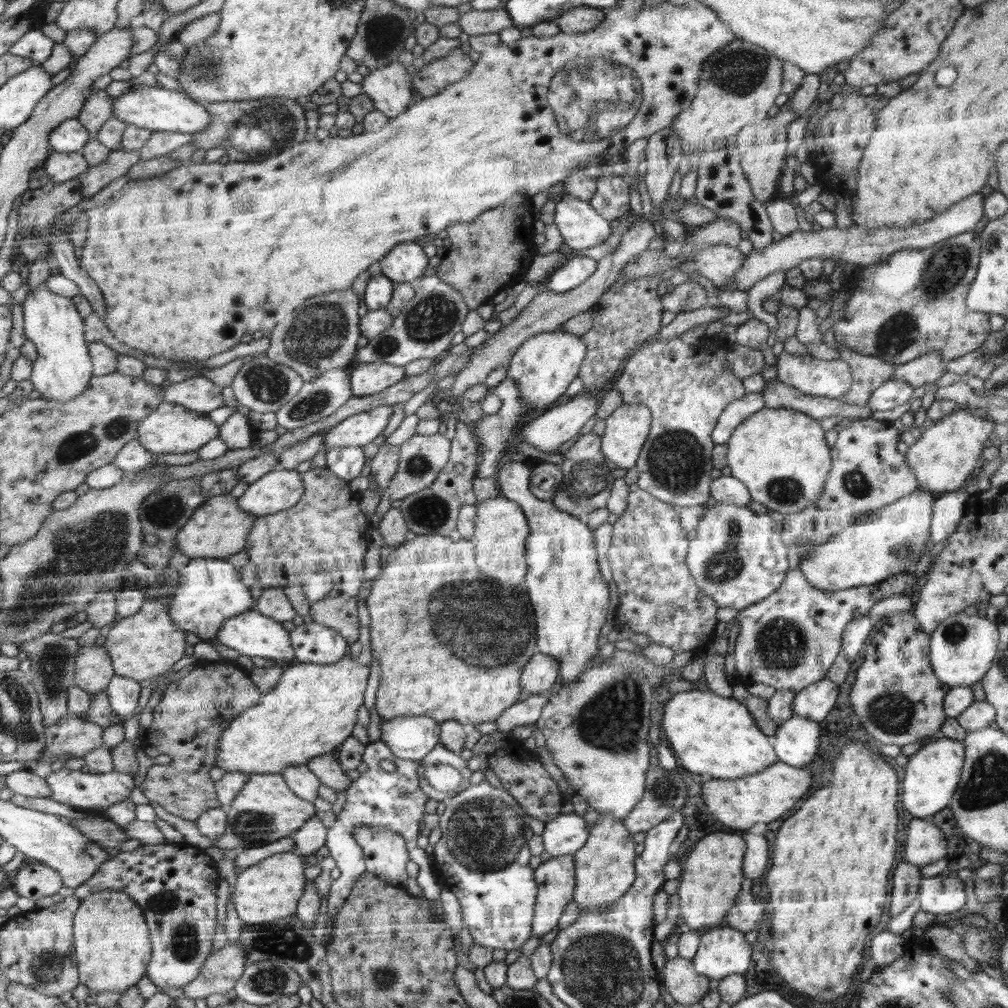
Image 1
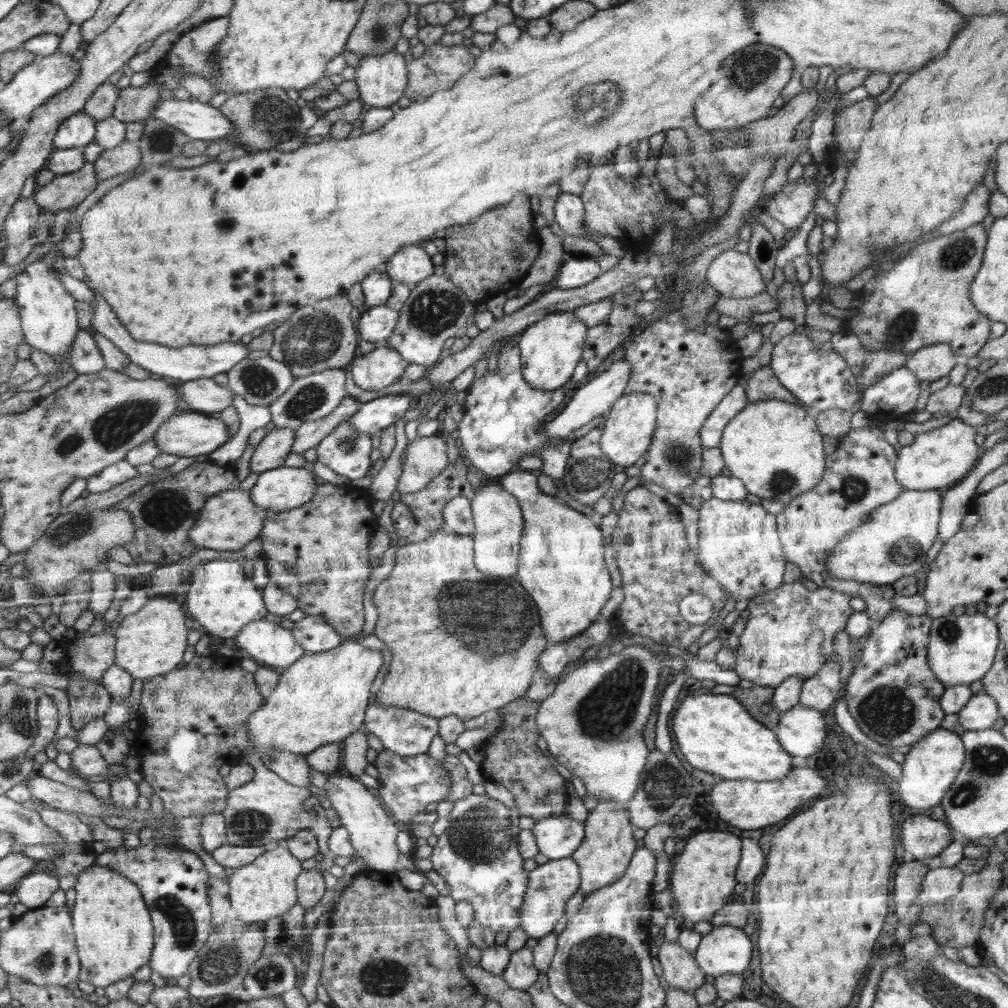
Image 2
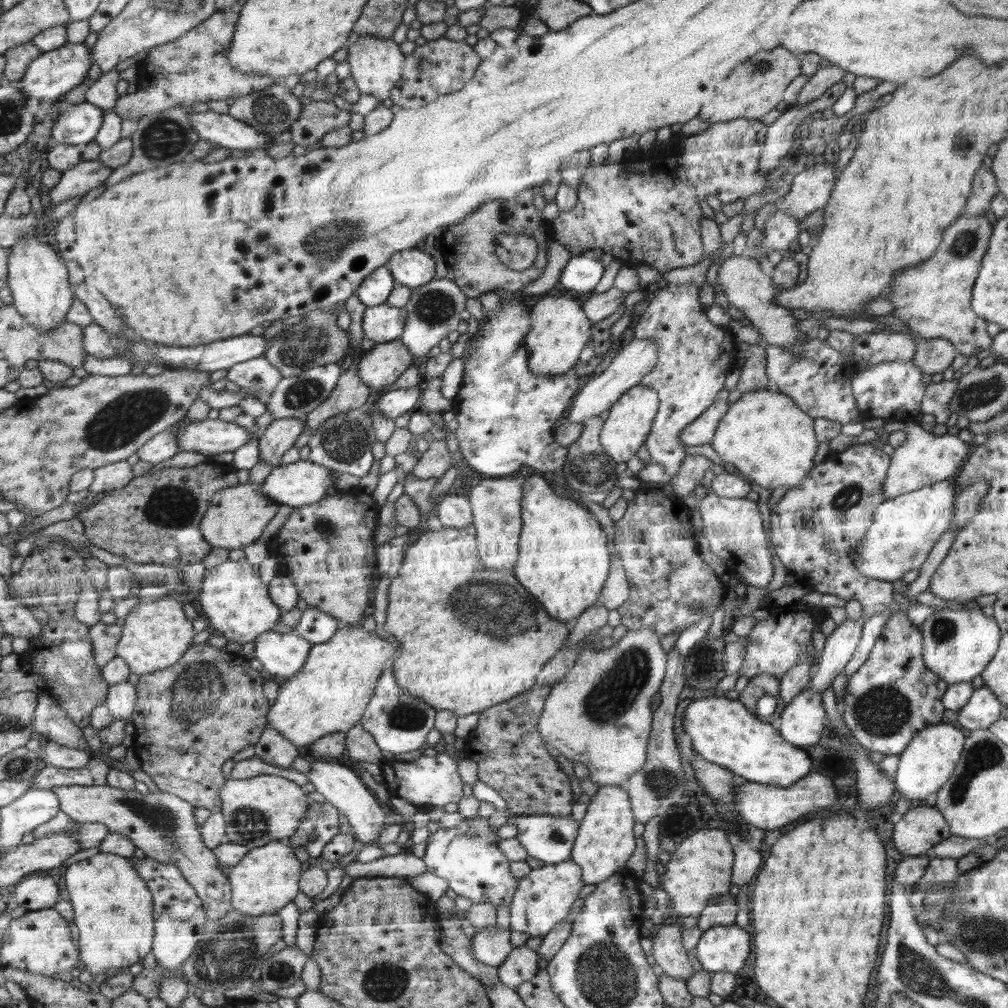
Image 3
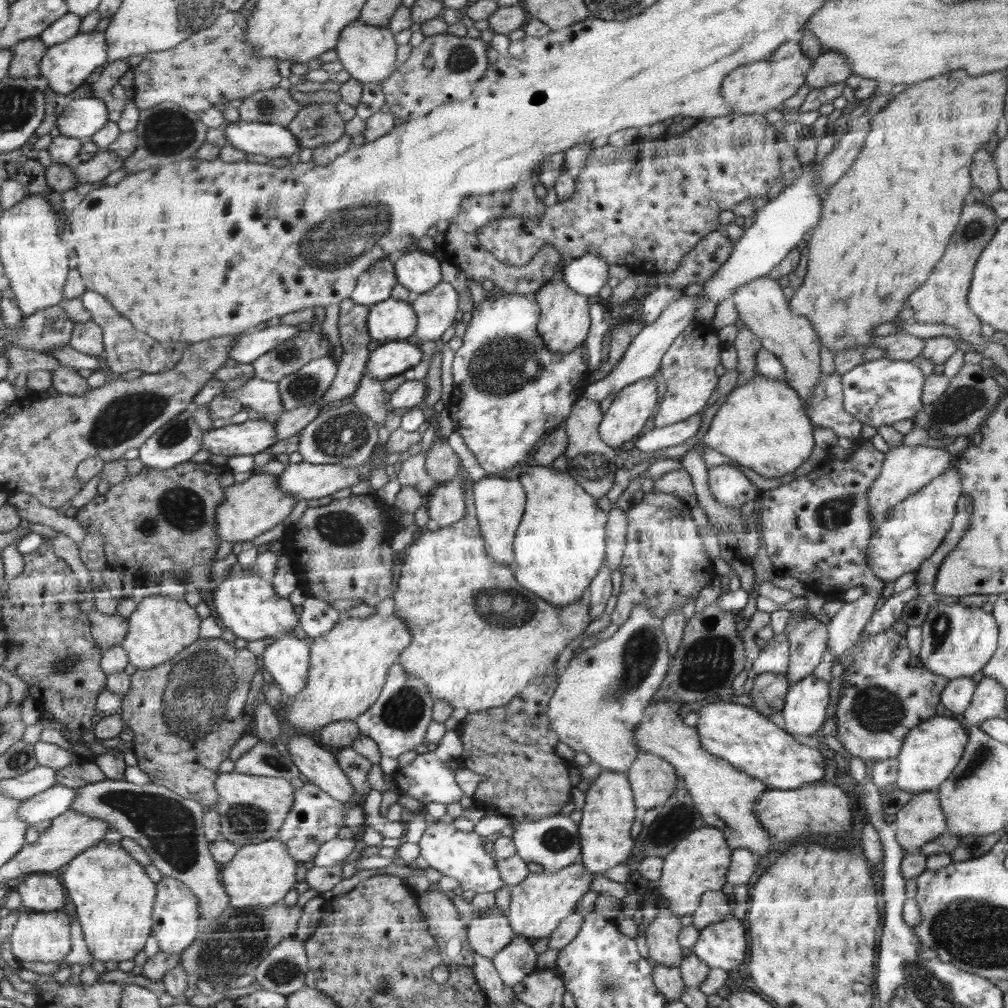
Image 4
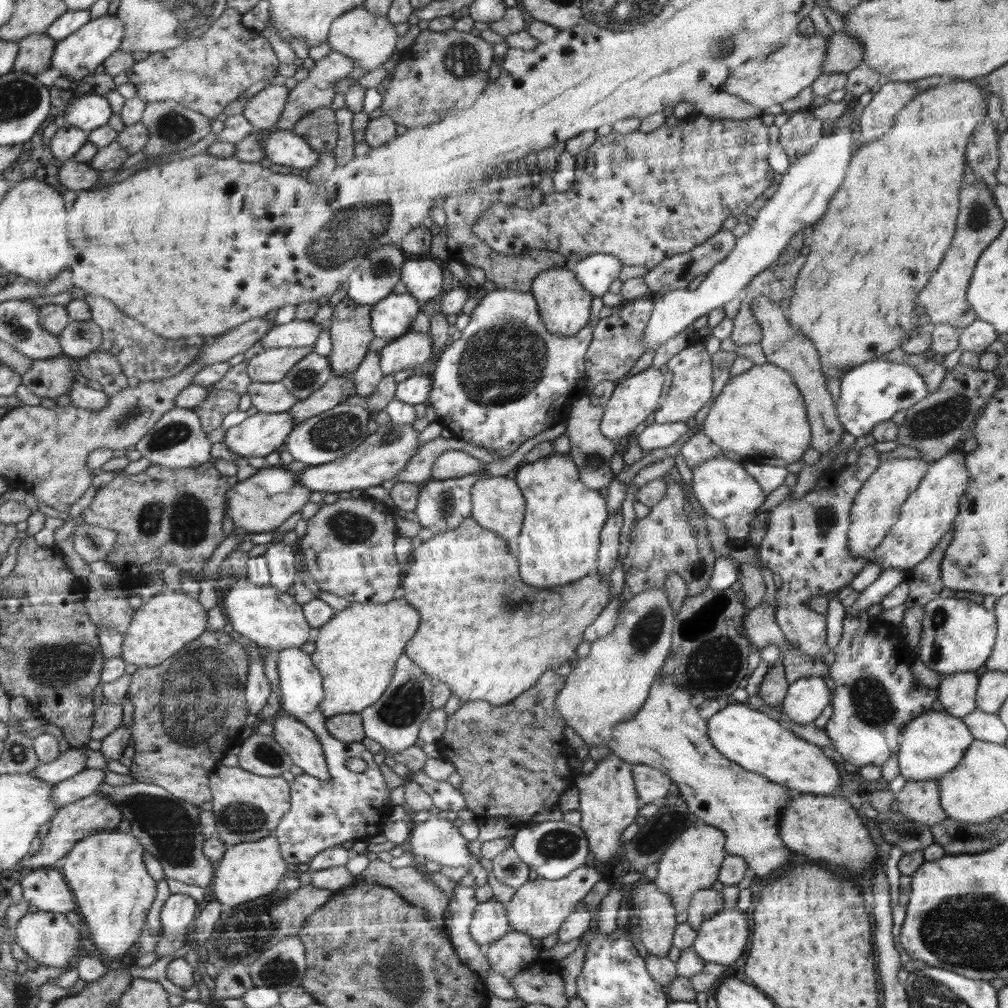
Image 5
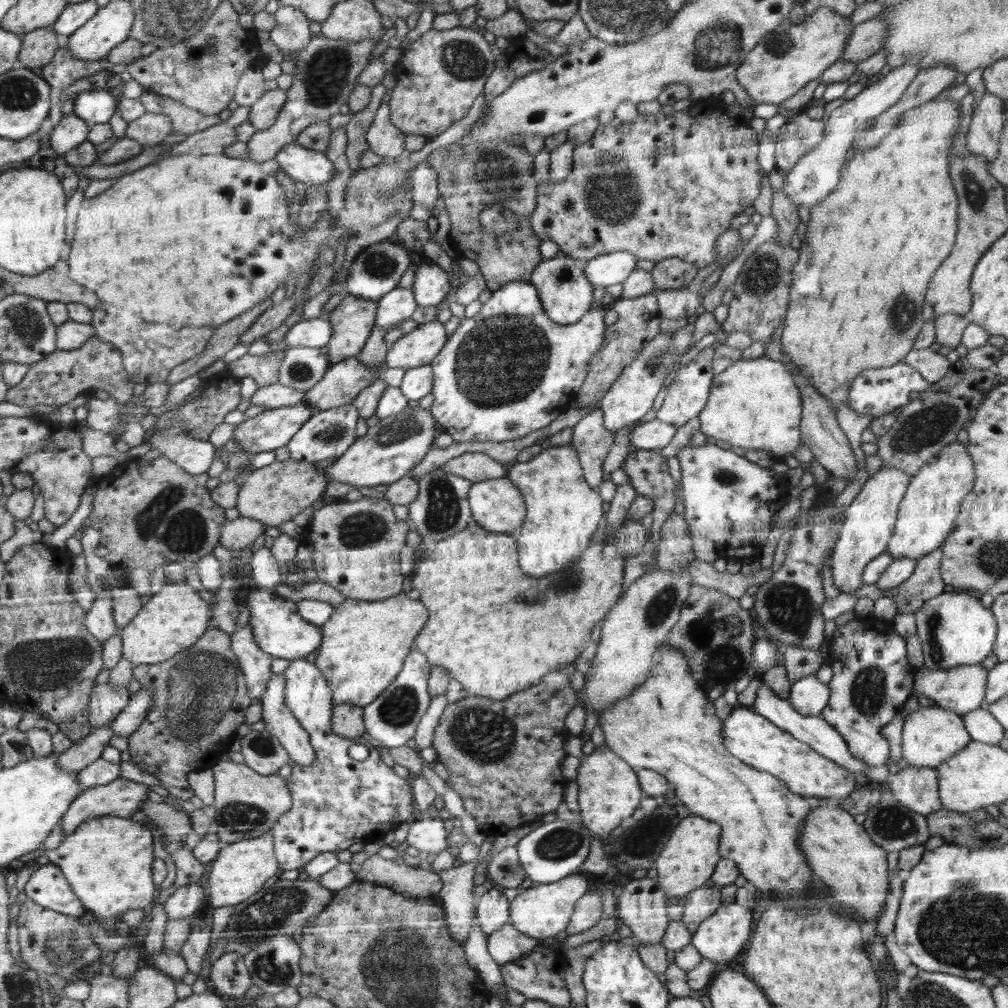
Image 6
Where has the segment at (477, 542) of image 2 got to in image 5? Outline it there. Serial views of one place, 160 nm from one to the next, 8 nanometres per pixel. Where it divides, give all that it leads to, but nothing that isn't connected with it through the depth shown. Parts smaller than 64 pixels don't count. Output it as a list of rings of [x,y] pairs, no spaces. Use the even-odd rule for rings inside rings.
[[[486,475],[474,486],[474,519],[483,527],[494,531],[499,537],[512,546],[520,536],[525,515],[525,498],[517,481],[504,476]]]

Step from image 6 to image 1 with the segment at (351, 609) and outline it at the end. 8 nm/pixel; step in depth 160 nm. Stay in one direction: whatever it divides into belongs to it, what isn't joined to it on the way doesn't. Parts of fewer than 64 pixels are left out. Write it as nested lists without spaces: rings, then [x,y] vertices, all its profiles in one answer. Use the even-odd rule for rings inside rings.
[[[349,653],[334,664],[297,663],[283,671],[278,684],[262,696],[252,709],[245,710],[240,717],[225,730],[218,741],[216,766],[228,772],[248,774],[281,774],[288,766],[304,766],[350,737],[354,730],[358,708],[362,706],[366,680],[370,668],[361,665]]]

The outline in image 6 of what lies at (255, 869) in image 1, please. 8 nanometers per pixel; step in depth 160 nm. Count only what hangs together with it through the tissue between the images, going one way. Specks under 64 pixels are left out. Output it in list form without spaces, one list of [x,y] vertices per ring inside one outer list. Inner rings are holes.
[[[270,832],[220,849],[217,857],[212,861],[212,868],[209,868],[210,874],[208,874],[211,905],[214,908],[237,905],[248,900],[252,894],[256,895],[256,892],[260,892],[262,884],[279,872],[279,862],[274,858],[275,851],[276,848],[272,848]]]

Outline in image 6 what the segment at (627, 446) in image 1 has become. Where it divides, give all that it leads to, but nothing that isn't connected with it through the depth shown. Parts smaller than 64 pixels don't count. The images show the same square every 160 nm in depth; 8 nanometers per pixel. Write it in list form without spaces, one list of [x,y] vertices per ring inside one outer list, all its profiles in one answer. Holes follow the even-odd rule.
[[[688,323],[684,328],[676,330],[674,336],[666,336],[664,332],[660,331],[654,340],[642,345],[638,356],[624,368],[623,373],[616,378],[601,399],[599,409],[603,412],[603,425],[606,430],[616,433],[624,426],[640,420],[652,408],[658,392],[664,386],[666,376],[674,368],[674,360],[689,350],[692,333],[694,333],[694,325]]]

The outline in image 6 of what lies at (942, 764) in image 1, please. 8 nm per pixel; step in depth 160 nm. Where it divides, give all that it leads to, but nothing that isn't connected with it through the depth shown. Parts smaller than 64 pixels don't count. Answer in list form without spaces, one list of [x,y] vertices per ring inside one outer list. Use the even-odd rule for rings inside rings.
[[[941,706],[920,707],[909,714],[902,726],[902,758],[908,766],[936,769],[948,758],[954,757],[972,741],[963,723],[963,717]]]

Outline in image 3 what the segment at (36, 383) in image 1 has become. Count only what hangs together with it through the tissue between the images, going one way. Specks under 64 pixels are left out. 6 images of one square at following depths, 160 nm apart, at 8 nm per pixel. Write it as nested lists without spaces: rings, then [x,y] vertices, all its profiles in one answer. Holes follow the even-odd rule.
[[[37,235],[30,239],[21,239],[11,246],[8,255],[8,289],[13,295],[12,305],[17,311],[26,318],[26,322],[34,327],[38,332],[50,332],[62,326],[62,322],[66,322],[65,316],[69,313],[70,306],[73,305],[74,296],[68,284],[68,270],[66,264],[62,262],[62,258],[50,248],[43,236]]]

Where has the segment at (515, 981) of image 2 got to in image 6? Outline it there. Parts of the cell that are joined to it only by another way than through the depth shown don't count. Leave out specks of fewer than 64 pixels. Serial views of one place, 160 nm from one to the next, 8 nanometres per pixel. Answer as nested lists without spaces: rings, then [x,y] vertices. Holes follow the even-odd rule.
[[[509,922],[487,936],[487,951],[498,964],[514,962],[538,944],[538,940],[516,930]]]

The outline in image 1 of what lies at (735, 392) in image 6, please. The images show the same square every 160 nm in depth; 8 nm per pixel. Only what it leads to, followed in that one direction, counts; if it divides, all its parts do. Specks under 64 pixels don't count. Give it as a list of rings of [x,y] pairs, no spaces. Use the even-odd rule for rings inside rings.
[[[762,408],[731,432],[726,460],[730,474],[748,486],[753,499],[784,516],[802,512],[825,490],[833,459],[818,420],[799,410]]]

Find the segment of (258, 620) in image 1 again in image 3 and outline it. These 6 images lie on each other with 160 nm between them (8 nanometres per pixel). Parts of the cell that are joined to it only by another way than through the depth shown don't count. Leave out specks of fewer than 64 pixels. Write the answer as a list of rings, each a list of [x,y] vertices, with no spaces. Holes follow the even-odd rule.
[[[269,630],[254,643],[255,658],[262,663],[264,672],[280,681],[295,676],[312,649],[311,642],[294,631],[282,634]]]

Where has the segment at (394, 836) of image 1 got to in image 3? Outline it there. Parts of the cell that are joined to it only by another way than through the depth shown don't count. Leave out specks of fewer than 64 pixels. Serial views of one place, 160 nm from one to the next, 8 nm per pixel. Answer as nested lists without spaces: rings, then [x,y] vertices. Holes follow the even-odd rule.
[[[314,760],[312,769],[307,773],[310,787],[320,792],[326,802],[332,804],[339,814],[346,816],[352,827],[352,836],[356,840],[357,848],[364,848],[366,845],[378,845],[380,833],[392,824],[402,824],[405,819],[396,810],[394,814],[384,814],[382,806],[374,798],[374,794],[360,782],[360,778],[352,772],[351,768],[336,764],[331,760]]]

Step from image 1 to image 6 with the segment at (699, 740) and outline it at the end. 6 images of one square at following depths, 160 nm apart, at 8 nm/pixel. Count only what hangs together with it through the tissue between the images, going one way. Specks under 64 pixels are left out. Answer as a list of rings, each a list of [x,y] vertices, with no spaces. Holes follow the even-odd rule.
[[[752,708],[732,709],[726,719],[722,738],[724,738],[726,750],[729,750],[734,758],[738,758],[750,767],[758,766],[758,770],[774,774],[776,778],[782,778],[786,786],[794,790],[794,794],[834,797],[843,800],[844,796],[848,796],[856,786],[852,773],[848,774],[832,759],[828,760],[824,755],[818,754],[808,743],[793,738],[789,731],[782,730]]]

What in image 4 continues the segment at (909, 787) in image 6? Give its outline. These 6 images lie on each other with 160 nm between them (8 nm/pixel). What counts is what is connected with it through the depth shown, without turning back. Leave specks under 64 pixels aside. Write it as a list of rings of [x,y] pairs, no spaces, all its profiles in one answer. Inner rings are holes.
[[[935,791],[913,793],[910,802],[893,817],[897,843],[907,854],[946,833],[947,822]]]

